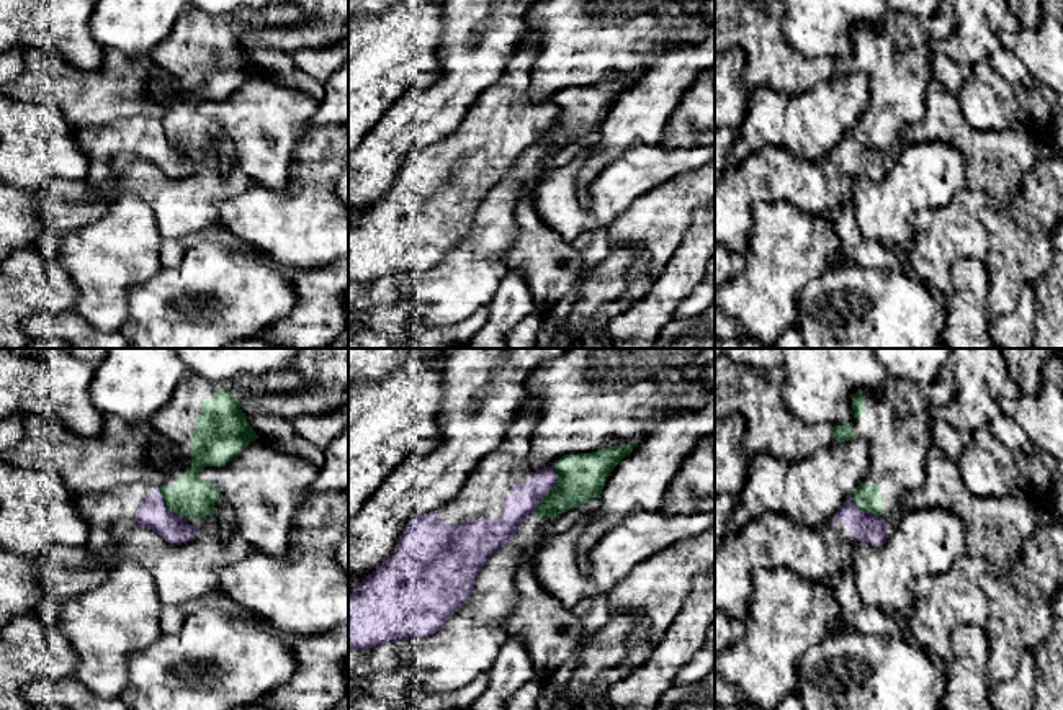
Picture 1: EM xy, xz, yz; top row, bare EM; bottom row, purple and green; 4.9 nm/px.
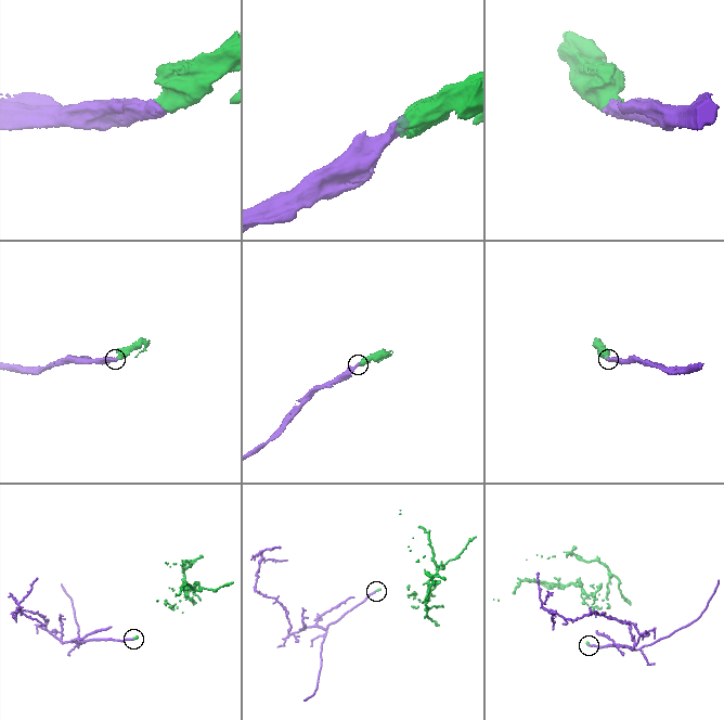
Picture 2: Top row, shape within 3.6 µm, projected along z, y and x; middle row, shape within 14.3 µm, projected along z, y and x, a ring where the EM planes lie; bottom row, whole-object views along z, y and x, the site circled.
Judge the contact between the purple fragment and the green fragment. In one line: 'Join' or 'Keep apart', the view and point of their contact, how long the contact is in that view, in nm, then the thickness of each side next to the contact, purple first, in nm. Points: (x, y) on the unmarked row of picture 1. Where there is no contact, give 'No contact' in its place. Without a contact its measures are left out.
Keep apart. Touches purple at xz (551, 121). Shared border 260 nm. Thickness 160 nm (purple) against 240 nm

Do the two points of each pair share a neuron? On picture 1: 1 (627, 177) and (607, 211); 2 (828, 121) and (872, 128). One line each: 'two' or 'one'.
1: one
2: two

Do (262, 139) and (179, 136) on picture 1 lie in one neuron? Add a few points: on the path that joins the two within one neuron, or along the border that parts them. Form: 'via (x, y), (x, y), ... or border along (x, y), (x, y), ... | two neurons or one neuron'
border along (233, 92), (221, 98), (206, 98), (197, 110) | two neurons

